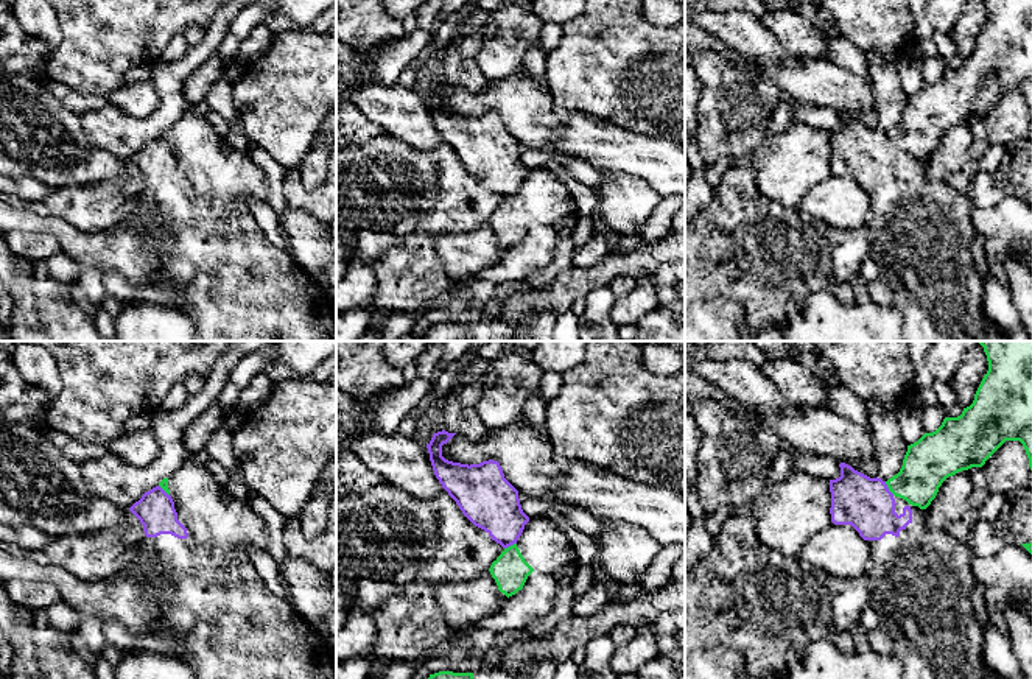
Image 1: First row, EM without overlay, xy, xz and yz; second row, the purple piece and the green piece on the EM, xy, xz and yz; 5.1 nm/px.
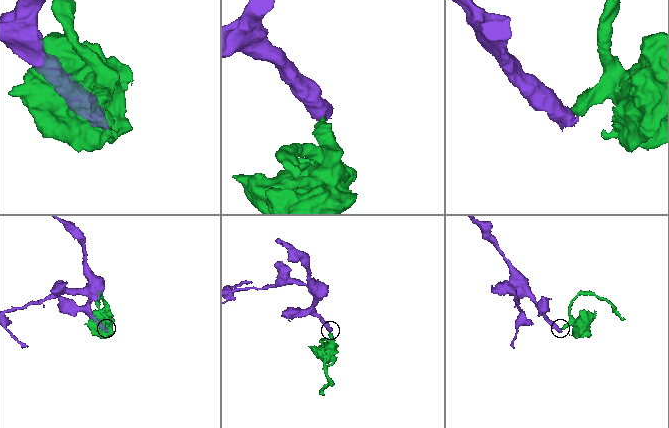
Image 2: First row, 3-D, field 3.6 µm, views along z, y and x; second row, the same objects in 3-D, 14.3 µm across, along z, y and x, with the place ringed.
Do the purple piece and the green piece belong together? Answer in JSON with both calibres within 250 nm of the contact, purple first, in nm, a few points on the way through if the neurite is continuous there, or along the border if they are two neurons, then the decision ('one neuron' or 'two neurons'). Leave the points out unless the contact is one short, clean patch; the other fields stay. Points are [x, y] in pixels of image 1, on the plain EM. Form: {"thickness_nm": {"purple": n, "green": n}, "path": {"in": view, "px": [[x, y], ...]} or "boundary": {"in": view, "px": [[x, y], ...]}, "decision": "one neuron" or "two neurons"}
{"thickness_nm": {"purple": 280, "green": 240}, "boundary": {"in": "yz", "px": [[884, 133], [894, 145]]}, "decision": "two neurons"}

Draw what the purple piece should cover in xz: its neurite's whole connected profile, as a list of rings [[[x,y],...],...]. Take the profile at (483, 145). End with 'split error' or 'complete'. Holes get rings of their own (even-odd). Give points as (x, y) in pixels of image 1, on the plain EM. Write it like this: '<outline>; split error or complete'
[[[445,81],[426,95],[436,129],[462,165],[492,192],[507,199],[517,195],[529,168],[523,164],[518,142],[504,129],[498,112],[461,115],[442,107],[442,97],[456,84]]]; complete

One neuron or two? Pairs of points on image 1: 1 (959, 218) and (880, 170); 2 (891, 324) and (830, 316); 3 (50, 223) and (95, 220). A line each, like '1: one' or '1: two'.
1: one
2: one
3: two

